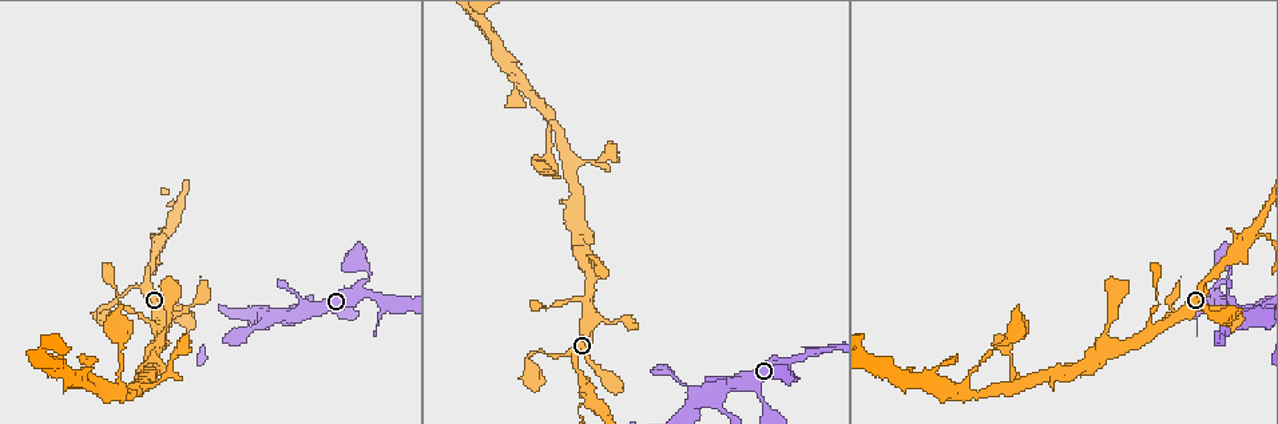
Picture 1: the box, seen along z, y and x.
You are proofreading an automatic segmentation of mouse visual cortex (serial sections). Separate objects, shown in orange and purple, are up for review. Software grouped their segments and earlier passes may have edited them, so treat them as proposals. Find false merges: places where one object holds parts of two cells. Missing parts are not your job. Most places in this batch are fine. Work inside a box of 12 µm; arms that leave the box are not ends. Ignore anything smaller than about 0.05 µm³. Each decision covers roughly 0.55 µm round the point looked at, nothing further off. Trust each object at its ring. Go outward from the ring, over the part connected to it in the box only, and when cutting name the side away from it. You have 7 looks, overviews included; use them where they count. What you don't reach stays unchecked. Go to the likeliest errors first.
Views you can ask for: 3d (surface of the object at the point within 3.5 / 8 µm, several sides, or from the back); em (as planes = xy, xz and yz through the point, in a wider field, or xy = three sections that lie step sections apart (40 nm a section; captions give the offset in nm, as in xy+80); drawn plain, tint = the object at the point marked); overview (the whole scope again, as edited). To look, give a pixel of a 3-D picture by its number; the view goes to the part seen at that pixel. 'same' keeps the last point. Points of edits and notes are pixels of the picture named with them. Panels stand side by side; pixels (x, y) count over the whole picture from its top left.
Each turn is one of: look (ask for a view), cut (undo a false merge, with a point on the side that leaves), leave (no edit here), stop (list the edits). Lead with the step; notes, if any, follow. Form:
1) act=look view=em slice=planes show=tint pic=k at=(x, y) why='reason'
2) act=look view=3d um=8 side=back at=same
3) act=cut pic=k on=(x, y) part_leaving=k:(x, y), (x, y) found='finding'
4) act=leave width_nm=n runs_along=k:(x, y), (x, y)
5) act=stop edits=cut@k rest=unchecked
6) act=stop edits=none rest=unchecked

act=look view=3d um=3.5 pic=1 at=(588, 394) why='narrows sharply'

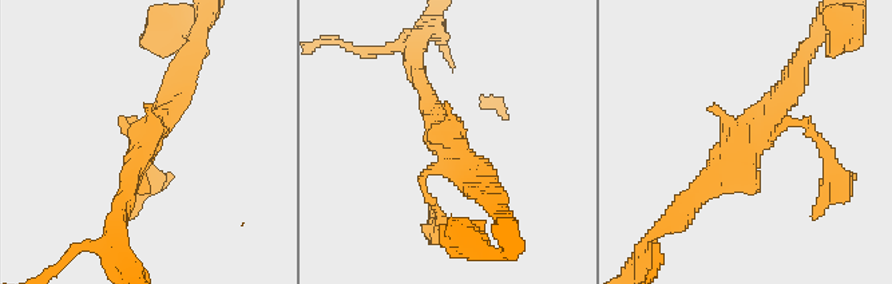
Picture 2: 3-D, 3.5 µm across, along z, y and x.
act=look view=em slice=xy step=1 show=plain pic=2 at=(745, 140)

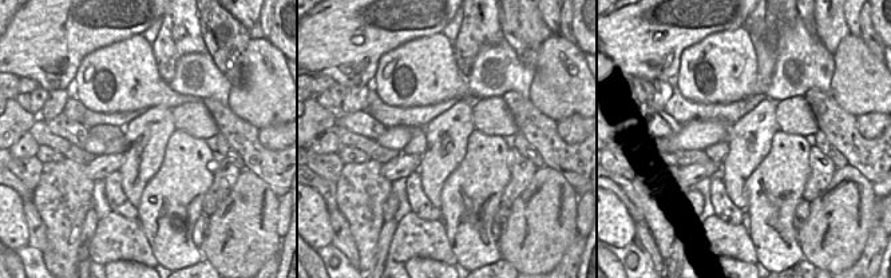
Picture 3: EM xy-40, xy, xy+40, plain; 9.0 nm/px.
act=look view=em slice=xy step=1 show=tint at=same

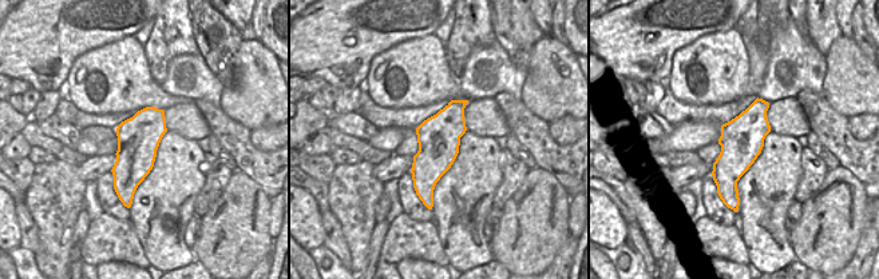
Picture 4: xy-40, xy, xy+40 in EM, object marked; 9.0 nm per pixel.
act=leave runs_along=2:(686, 205), (796, 74) found='continuous, no second cell'

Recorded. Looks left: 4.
act=look view=3d um=3.5 side=back pic=1 at=(1249, 319) why='four arms meet'

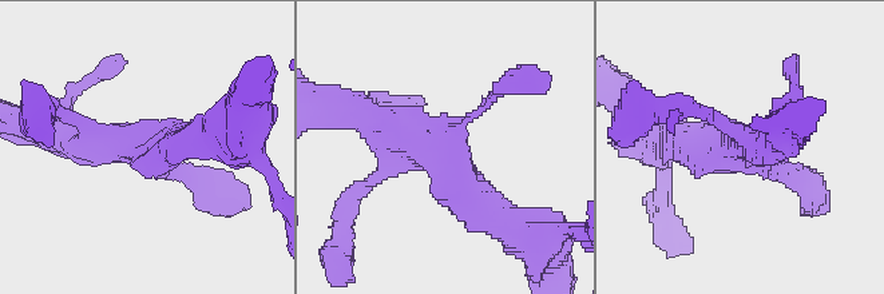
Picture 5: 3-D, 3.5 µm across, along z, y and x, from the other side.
act=look view=em slice=xy step=5 show=tint pic=5 at=(441, 150) arms=4 arm_widths_nm=100,200,400,400 why='need the tissue'

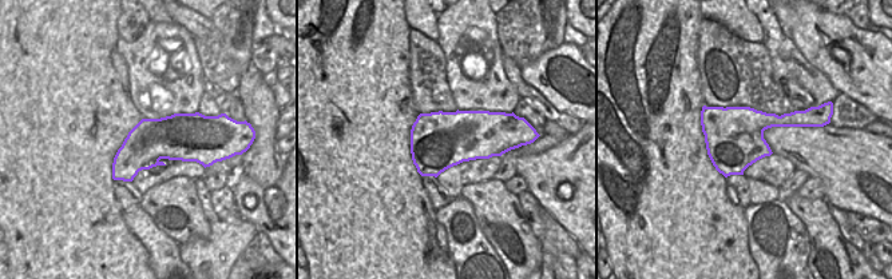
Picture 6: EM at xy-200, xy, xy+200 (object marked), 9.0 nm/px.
act=leave runs_along=5:(363, 114), (450, 158), (490, 217) found='one cell here'

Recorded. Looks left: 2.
act=stop edits=none rest=unchecked

